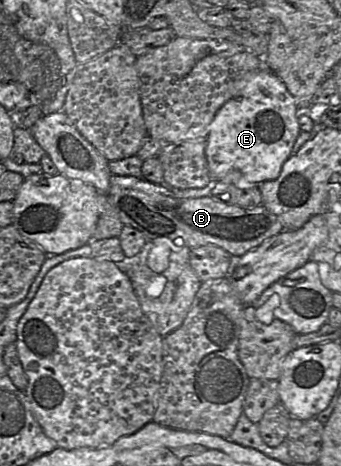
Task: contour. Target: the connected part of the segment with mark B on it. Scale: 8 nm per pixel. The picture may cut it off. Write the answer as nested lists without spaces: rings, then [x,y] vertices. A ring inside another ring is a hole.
[[[112,174],[107,197],[123,225],[140,231],[147,241],[168,238],[174,240],[176,245],[185,245],[191,249],[215,245],[232,257],[242,256],[284,230],[263,204],[244,208],[212,196],[179,198],[143,177]]]

